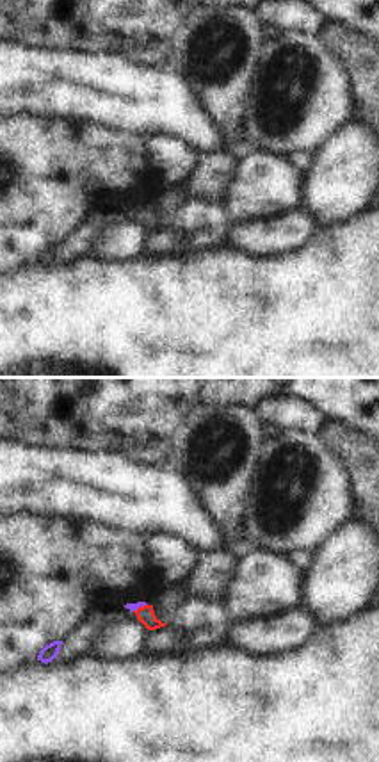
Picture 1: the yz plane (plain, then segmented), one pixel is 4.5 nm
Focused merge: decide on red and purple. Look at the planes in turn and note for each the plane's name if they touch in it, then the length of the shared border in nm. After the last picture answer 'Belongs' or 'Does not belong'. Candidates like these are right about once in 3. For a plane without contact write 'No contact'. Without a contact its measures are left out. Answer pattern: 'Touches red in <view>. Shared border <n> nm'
Touches red in yz. Shared border 80 nm.

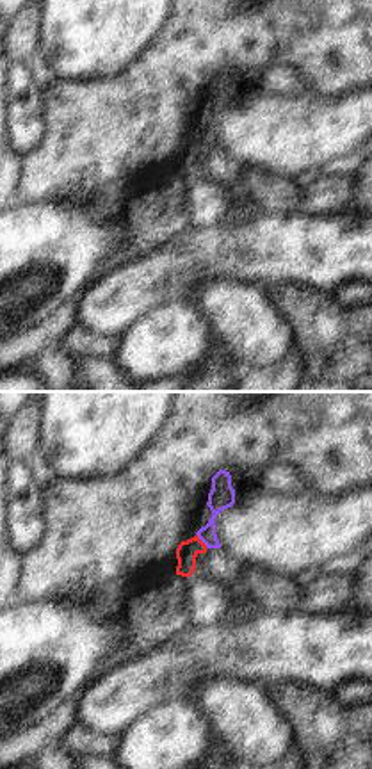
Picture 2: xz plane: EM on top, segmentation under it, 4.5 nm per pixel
Touches red in xz. Shared border 90 nm.

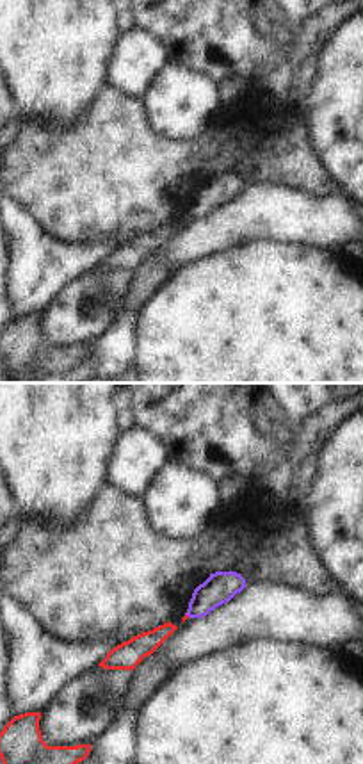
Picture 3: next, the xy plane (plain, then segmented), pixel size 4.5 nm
No contact.

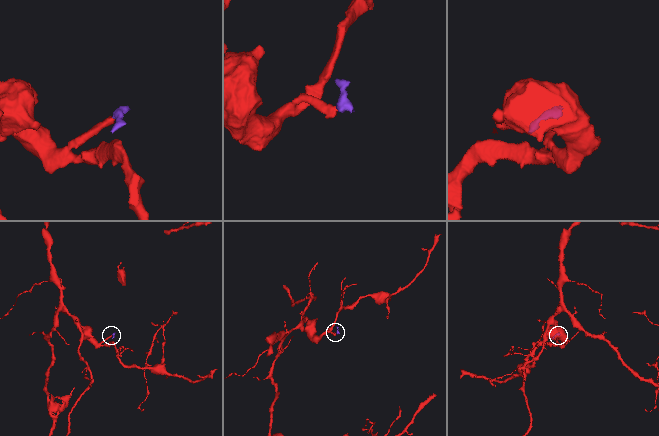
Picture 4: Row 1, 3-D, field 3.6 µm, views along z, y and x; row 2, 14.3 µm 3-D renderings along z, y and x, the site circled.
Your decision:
Does not belong.

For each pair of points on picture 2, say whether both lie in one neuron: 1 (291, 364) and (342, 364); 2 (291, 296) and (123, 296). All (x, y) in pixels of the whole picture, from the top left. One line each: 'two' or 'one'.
1: two
2: two

